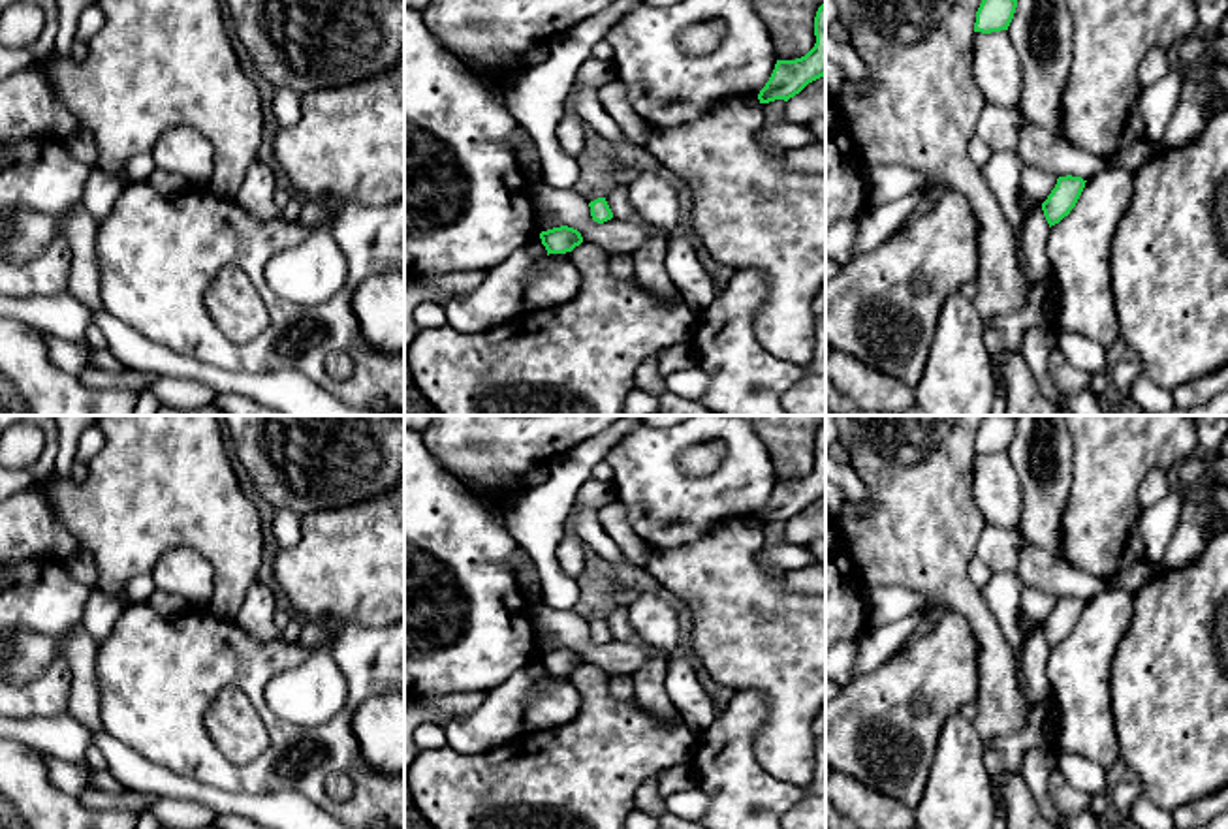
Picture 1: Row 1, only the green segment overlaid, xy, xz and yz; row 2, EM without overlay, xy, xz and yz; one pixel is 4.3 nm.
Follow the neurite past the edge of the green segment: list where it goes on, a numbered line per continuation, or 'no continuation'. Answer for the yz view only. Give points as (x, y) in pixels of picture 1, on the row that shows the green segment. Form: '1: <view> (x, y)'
no continuation

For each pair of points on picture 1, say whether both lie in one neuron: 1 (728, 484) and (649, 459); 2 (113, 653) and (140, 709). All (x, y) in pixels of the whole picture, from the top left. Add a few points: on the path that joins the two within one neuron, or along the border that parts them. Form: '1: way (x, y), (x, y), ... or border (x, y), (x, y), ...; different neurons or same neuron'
1: way (709, 487), (677, 487), (668, 478); same neuron
2: way (126, 666), (140, 683), (140, 696); same neuron

